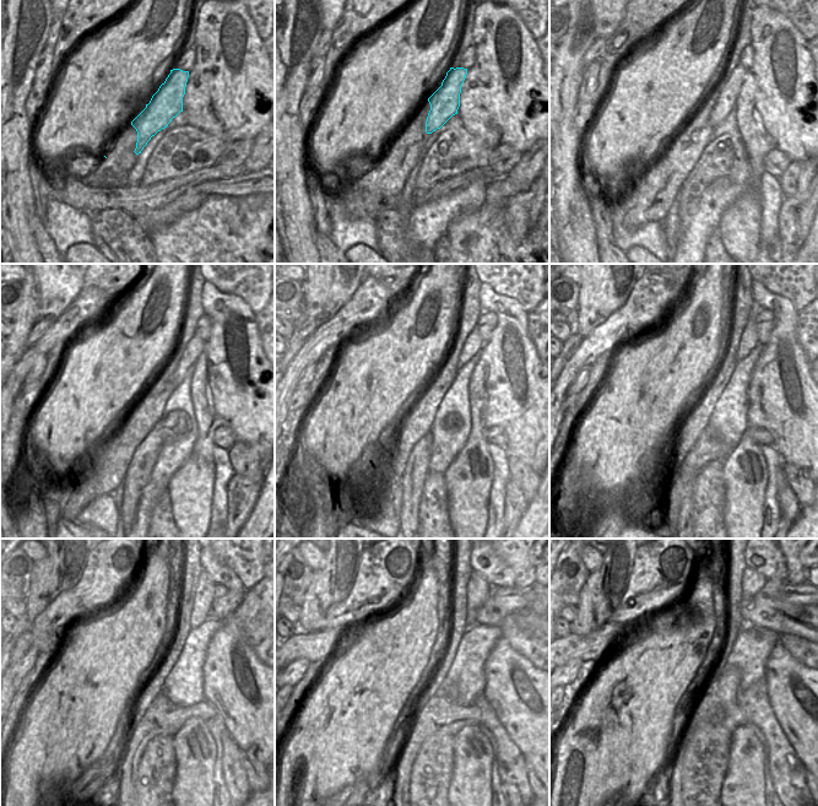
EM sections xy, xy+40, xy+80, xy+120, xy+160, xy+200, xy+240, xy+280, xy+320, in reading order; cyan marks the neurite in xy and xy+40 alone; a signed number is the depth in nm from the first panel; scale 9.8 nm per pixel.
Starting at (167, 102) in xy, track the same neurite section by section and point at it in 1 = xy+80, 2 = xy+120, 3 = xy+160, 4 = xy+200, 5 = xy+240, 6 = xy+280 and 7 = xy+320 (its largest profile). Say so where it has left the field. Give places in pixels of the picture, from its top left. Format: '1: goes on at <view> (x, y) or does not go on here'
1: goes on at xy+80 (729, 88)
2: goes on at xy+120 (195, 346)
3: goes on at xy+160 (473, 342)
4: goes on at xy+200 (749, 339)
5: goes on at xy+240 (205, 593)
6: goes on at xy+280 (478, 590)
7: goes on at xy+320 (752, 582)

